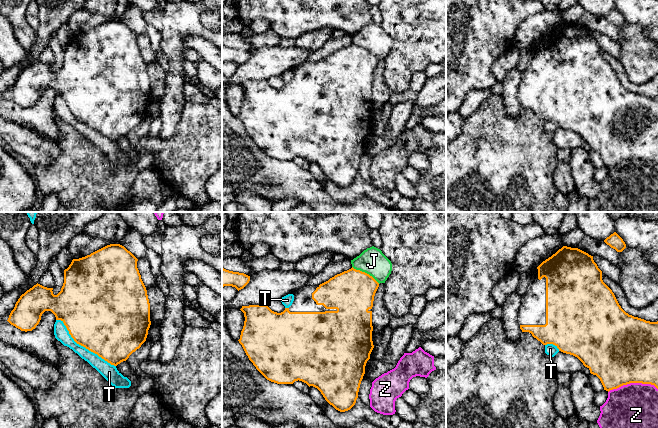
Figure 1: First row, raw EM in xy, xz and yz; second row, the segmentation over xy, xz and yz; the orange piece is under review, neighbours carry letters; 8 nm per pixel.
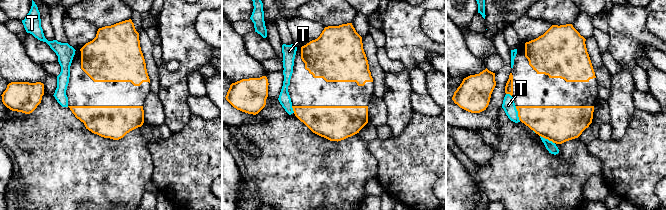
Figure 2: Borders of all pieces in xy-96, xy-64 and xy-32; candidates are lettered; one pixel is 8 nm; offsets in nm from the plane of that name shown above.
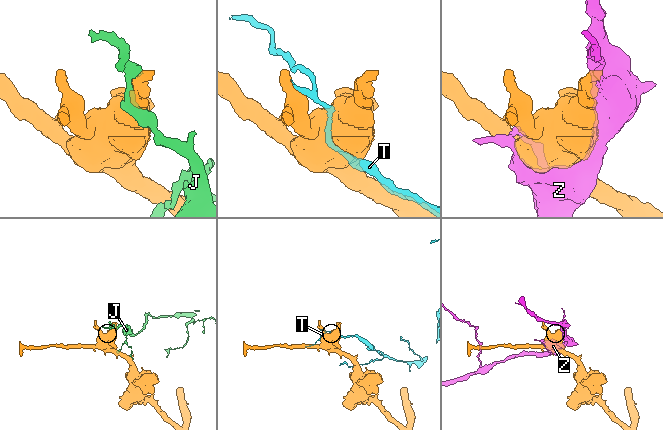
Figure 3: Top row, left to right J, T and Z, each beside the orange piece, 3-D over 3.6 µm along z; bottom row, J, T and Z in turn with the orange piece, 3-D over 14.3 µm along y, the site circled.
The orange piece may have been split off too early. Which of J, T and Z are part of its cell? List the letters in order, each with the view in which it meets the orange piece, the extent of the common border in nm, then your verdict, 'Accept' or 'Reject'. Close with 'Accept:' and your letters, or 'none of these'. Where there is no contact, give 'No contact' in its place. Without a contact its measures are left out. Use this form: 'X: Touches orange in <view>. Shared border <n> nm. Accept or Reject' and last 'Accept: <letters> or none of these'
J: Touches orange in xz. Shared border 260 nm. Reject
T: Touches orange in xy. Shared border 600 nm. Reject
Z: Touches orange in yz. Shared border 400 nm. Reject
Accept: none of these

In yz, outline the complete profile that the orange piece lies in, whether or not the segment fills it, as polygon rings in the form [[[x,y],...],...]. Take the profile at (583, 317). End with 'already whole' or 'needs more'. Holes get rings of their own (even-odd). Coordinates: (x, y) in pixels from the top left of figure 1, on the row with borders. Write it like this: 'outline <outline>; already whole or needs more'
outline [[[563,246],[536,269],[532,270],[530,278],[531,283],[526,293],[522,296],[521,306],[518,311],[518,323],[522,332],[531,333],[543,345],[553,344],[559,351],[577,357],[590,370],[591,374],[600,379],[604,390],[608,392],[630,383],[651,384],[658,389],[658,321],[650,322],[626,313],[619,305],[612,290],[603,282],[602,271],[594,262],[593,256],[578,248]]]; needs more

